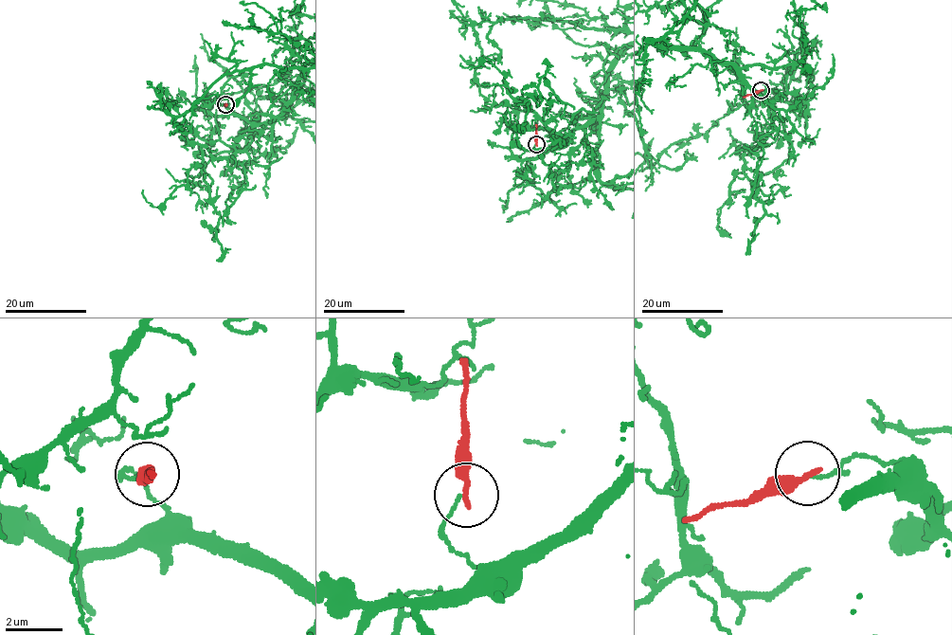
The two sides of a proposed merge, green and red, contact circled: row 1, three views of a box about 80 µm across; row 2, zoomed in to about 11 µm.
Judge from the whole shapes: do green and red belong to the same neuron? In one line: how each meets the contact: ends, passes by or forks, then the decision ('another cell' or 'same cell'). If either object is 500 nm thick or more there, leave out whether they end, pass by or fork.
green ends | red ends | another cell

